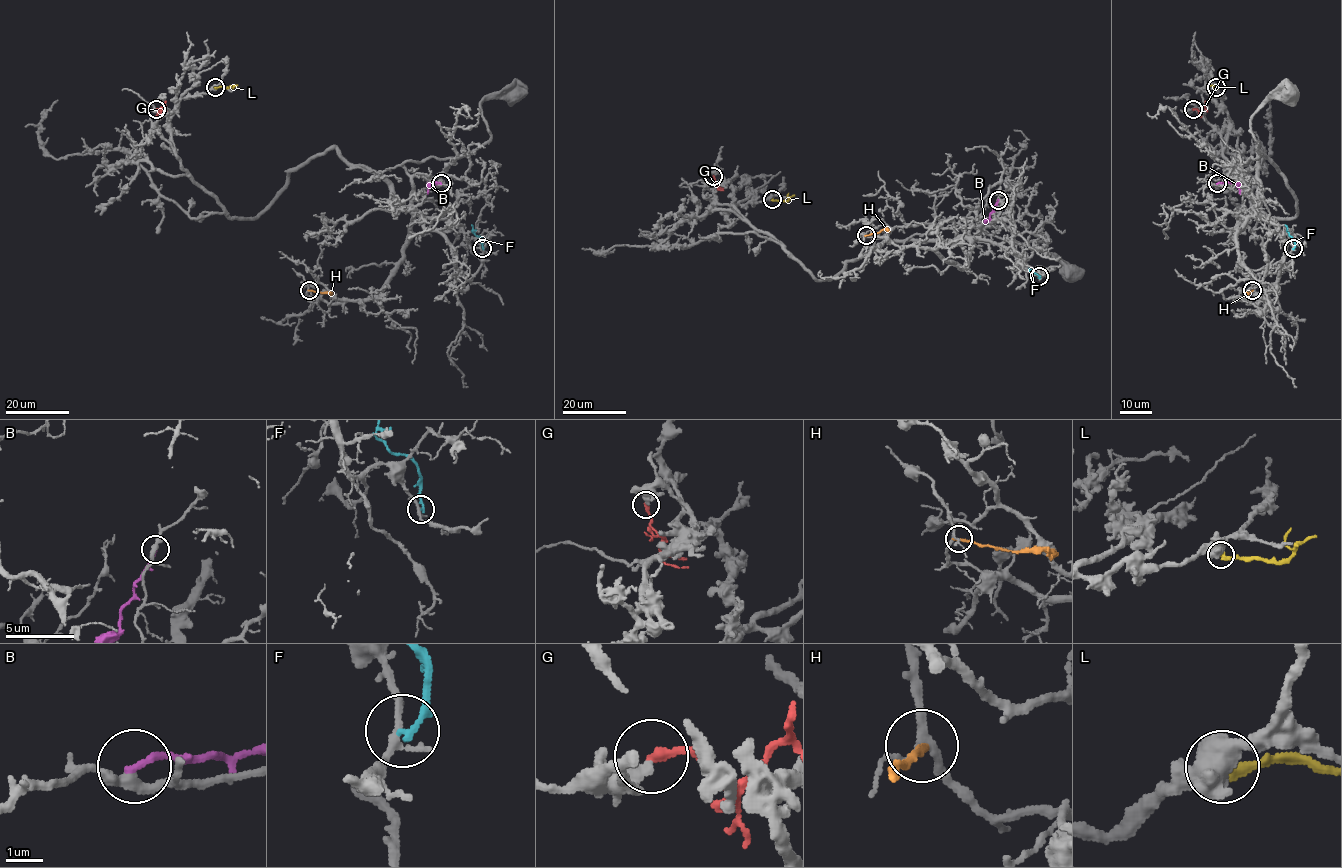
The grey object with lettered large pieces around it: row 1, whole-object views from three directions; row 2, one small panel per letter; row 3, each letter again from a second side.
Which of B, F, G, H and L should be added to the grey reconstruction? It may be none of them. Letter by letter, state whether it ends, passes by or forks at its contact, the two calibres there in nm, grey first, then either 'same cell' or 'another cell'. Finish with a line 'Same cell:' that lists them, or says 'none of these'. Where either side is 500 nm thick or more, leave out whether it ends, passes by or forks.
B: it ends; calibres 320 and 200 nm; another cell
F: it ends; calibres 170 and 190 nm; another cell
G: it ends; calibres 440 and 260 nm; another cell
H: it ends; calibres 180 and 180 nm; another cell
L: calibres 850 and 300 nm; another cell
Same cell: none of these

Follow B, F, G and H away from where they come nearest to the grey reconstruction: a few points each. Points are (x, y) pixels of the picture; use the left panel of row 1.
B: (441, 183), (433, 182), (427, 193)
F: (482, 248), (482, 241), (473, 232), (471, 224)
G: (156, 109), (159, 112), (166, 100)
H: (309, 290), (332, 293)

